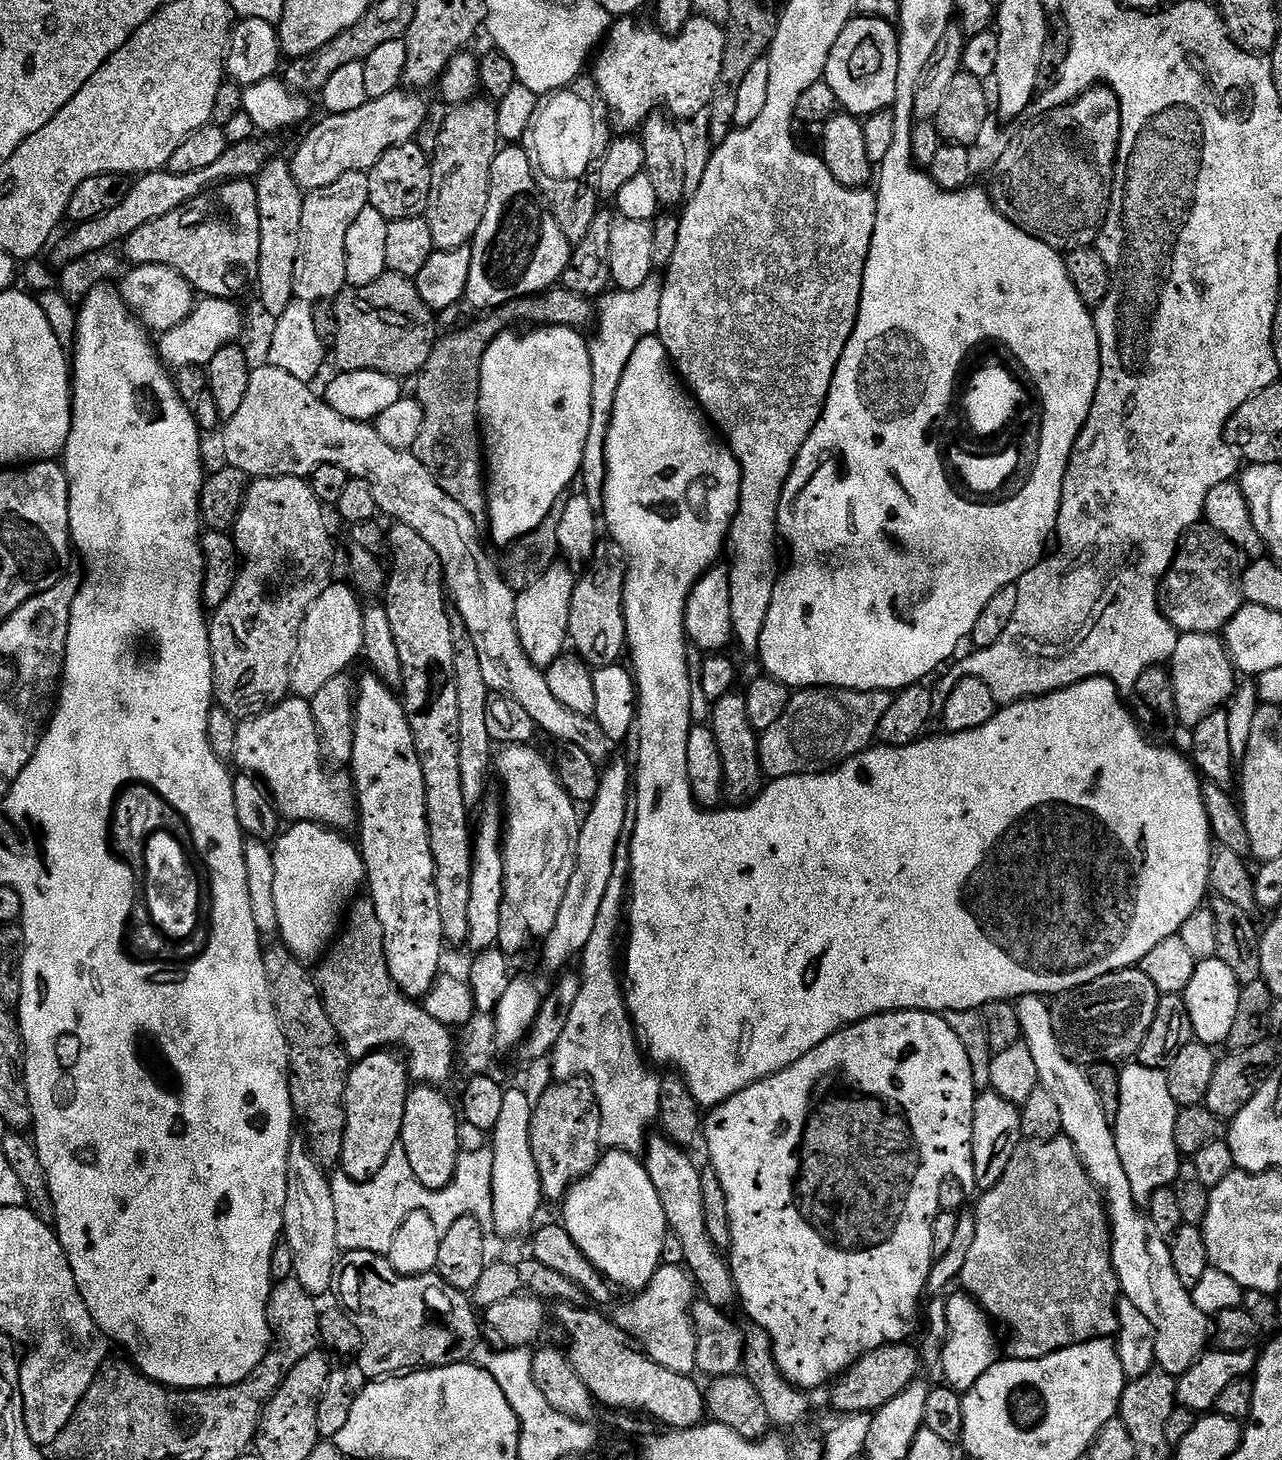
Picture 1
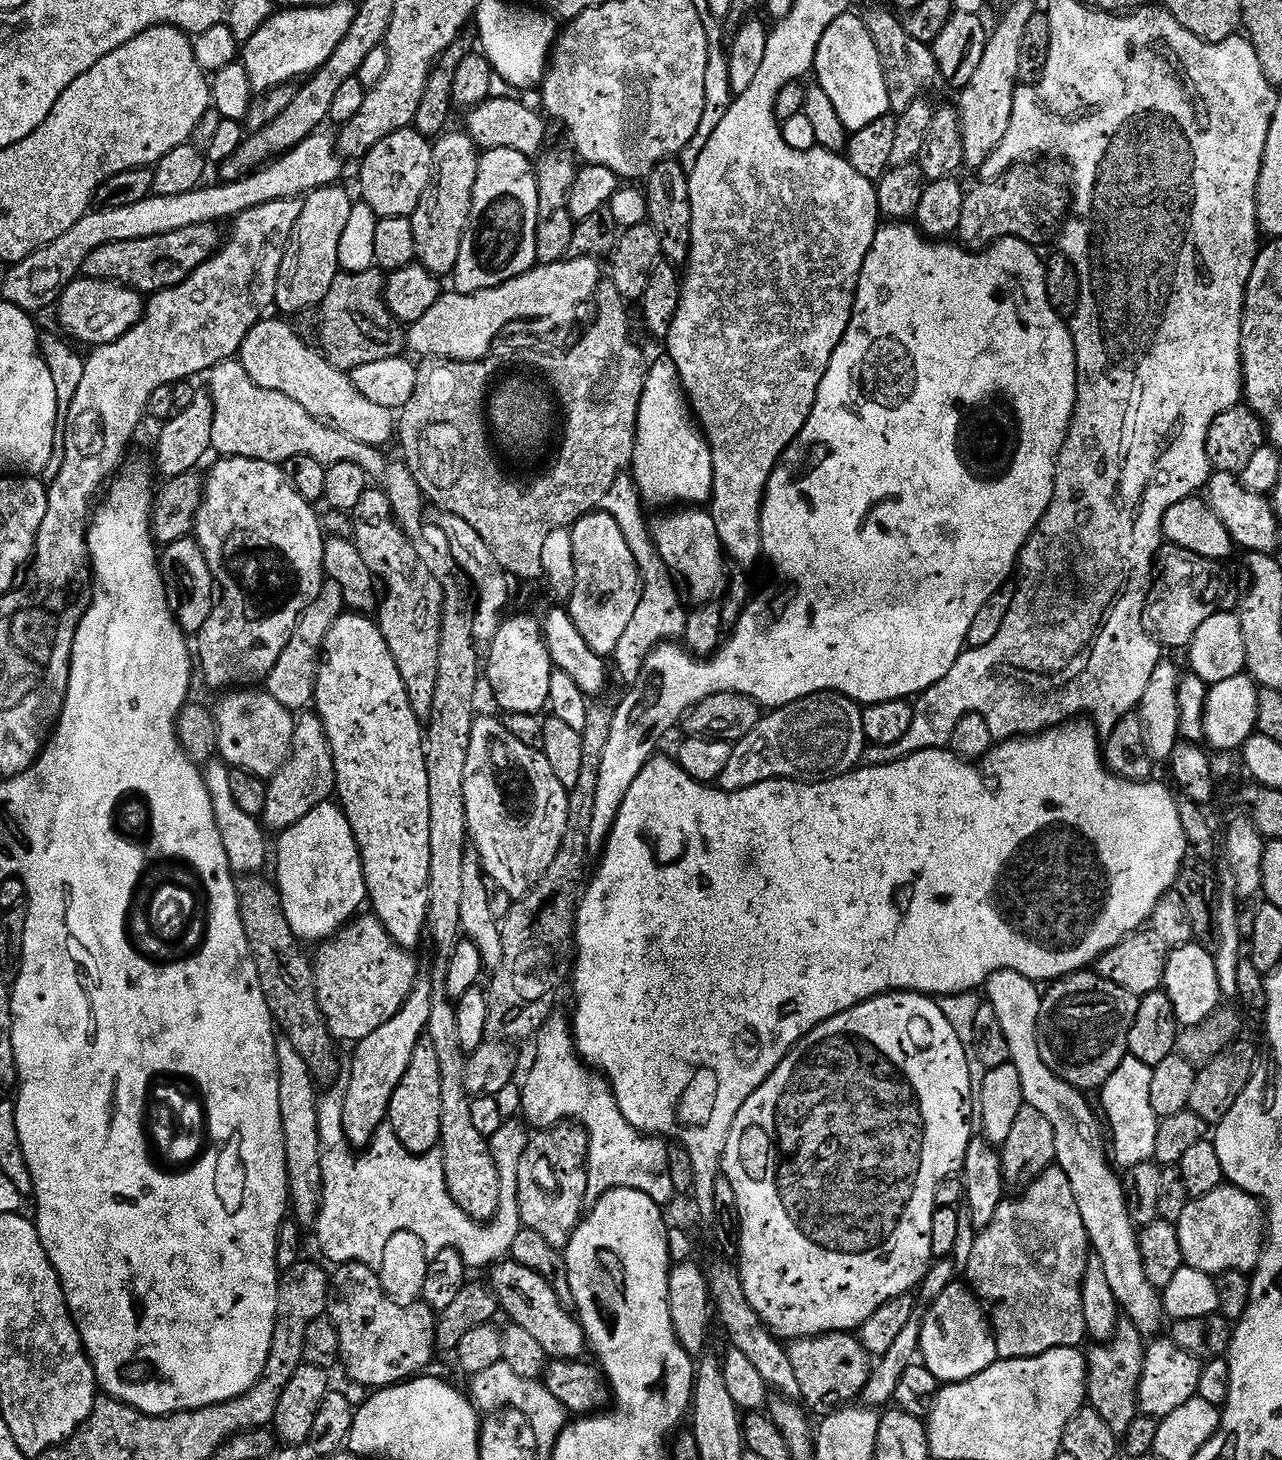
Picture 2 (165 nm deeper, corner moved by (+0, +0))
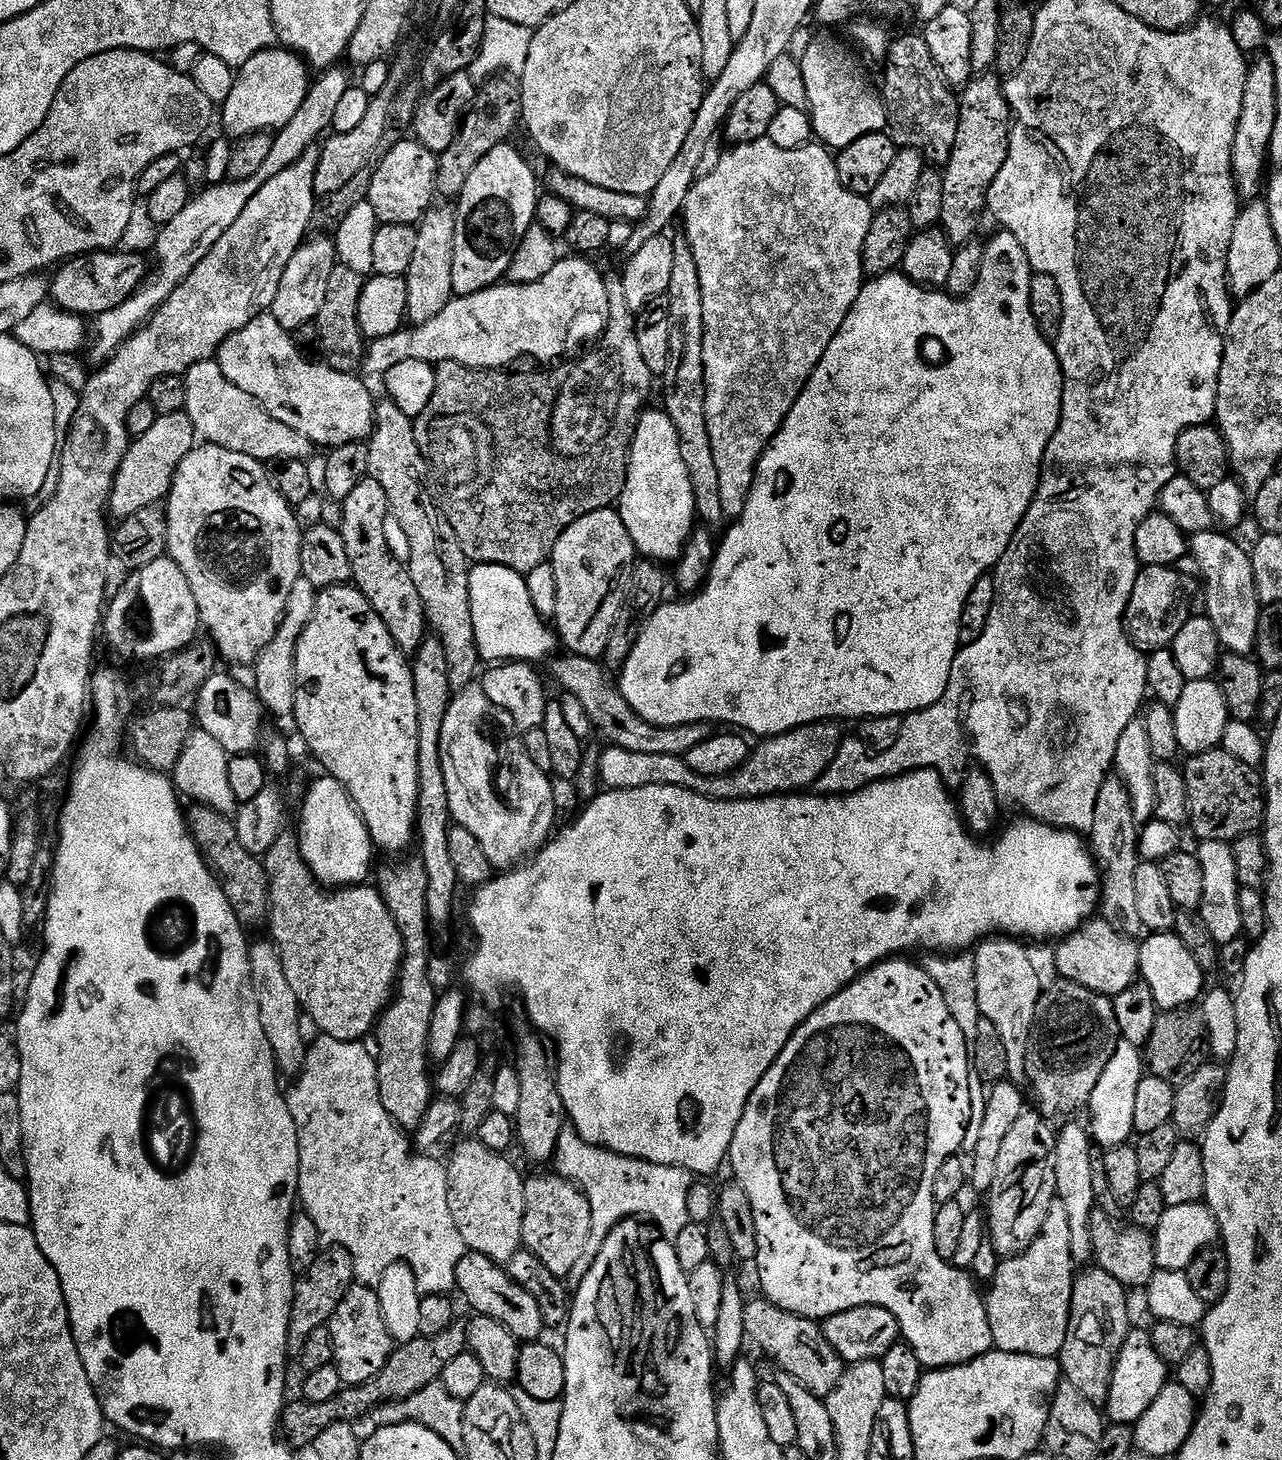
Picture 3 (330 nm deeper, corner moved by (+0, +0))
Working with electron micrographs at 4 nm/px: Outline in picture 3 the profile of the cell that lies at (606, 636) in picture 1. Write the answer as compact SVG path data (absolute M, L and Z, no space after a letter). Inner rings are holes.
M615 507L594 510L578 518L560 535L550 557L556 587L554 631L559 643L563 647L565 644L568 647L565 649L571 655L591 660L600 660L603 657L606 642L610 642L610 630L614 630L614 618L618 618L618 610L622 606L626 570L631 568L637 559L634 542Z

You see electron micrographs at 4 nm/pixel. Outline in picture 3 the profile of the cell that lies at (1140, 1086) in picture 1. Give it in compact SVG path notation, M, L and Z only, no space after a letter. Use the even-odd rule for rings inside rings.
M1121 1042L1114 1050L1114 1058L1106 1062L1106 1070L1102 1070L1102 1078L1098 1078L1098 1086L1094 1086L1090 1113L1090 1135L1097 1145L1105 1150L1117 1148L1119 1144L1127 1144L1133 1139L1134 1126L1134 1093L1138 1091L1138 1082L1146 1074L1146 1064L1142 1059L1141 1049L1132 1044Z

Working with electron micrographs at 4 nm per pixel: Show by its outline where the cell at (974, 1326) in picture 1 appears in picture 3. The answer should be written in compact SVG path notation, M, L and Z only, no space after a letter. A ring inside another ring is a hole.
M889 958L883 960L881 964L875 964L869 972L863 972L853 984L842 989L834 998L827 1000L818 1010L814 1010L814 1014L810 1014L810 1018L806 1018L806 1022L802 1022L802 1026L798 1026L796 1033L786 1042L782 1054L778 1054L774 1066L770 1066L770 1070L766 1070L762 1082L758 1082L754 1094L750 1094L748 1105L742 1114L742 1122L738 1122L738 1130L734 1130L730 1165L732 1164L733 1172L731 1175L736 1183L740 1184L742 1190L746 1192L754 1214L754 1230L758 1238L754 1267L760 1271L760 1288L764 1291L761 1292L763 1299L790 1314L805 1316L808 1320L817 1322L823 1322L828 1316L838 1314L842 1310L854 1310L858 1306L882 1306L886 1310L890 1310L890 1314L894 1314L894 1318L898 1318L901 1337L912 1347L914 1354L918 1354L918 1362L924 1365L925 1369L935 1370L937 1368L953 1368L959 1364L970 1362L974 1358L993 1351L994 1345L990 1334L990 1322L988 1321L988 1305L977 1281L965 1269L956 1268L951 1262L943 1260L938 1254L938 1250L934 1250L934 1218L938 1207L934 1198L934 1178L938 1175L938 1169L941 1168L942 1162L946 1162L952 1156L957 1155L961 1151L959 1148L963 1146L964 1139L967 1136L969 1139L970 1136L967 1124L972 1120L972 1084L974 1085L974 1077L970 1067L970 1040L969 1037L962 1034L962 1030L958 1030L958 1022L954 1022L954 1018L950 1014L950 1010L946 1006L946 998L942 998L942 990L938 990L938 982L934 982L934 978L930 978L930 974L926 974L926 970L919 963L911 964L908 960L911 959Z

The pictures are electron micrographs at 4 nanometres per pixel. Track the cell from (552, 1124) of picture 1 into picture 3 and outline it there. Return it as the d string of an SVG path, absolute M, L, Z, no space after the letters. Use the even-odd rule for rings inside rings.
M559 1174L552 1176L528 1176L524 1181L524 1217L522 1218L522 1244L533 1252L550 1270L561 1278L572 1276L574 1262L582 1258L590 1238L592 1211L583 1192Z

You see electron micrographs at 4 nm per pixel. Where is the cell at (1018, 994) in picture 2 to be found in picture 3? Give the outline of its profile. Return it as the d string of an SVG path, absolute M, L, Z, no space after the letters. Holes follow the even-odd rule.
M988 938L975 949L974 956L974 1004L980 1015L994 1022L998 1034L1002 1034L1002 1046L1006 1046L1008 1076L1013 1081L1025 1079L1024 1059L1028 1053L1028 1039L1034 1022L1041 989L1037 975L1027 957L1028 948L1012 938Z

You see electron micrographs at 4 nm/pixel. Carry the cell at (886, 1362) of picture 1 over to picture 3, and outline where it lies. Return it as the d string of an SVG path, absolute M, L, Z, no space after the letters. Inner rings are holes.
M763 1298L749 1299L744 1305L744 1335L777 1364L775 1367L779 1371L790 1374L790 1378L798 1378L810 1394L827 1398L842 1378L846 1367L844 1360L834 1346L826 1342L823 1327L817 1321L790 1314Z

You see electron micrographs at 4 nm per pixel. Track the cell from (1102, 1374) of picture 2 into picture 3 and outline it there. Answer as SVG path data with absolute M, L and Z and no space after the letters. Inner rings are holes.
M1088 1266L1084 1273L1072 1282L1072 1309L1068 1337L1059 1354L1063 1379L1078 1390L1078 1394L1090 1398L1097 1406L1108 1403L1110 1378L1122 1346L1130 1331L1128 1324L1128 1296L1126 1288L1117 1278L1097 1266Z

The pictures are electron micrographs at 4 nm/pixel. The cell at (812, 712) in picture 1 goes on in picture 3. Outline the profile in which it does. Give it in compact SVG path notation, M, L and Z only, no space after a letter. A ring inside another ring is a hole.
M836 722L807 724L786 734L761 739L744 765L733 767L718 776L692 772L687 759L670 754L634 754L611 746L600 754L600 782L608 790L634 790L642 786L678 786L689 788L697 796L711 800L756 800L760 796L796 794L817 783L820 775L830 766L840 748L841 725Z

